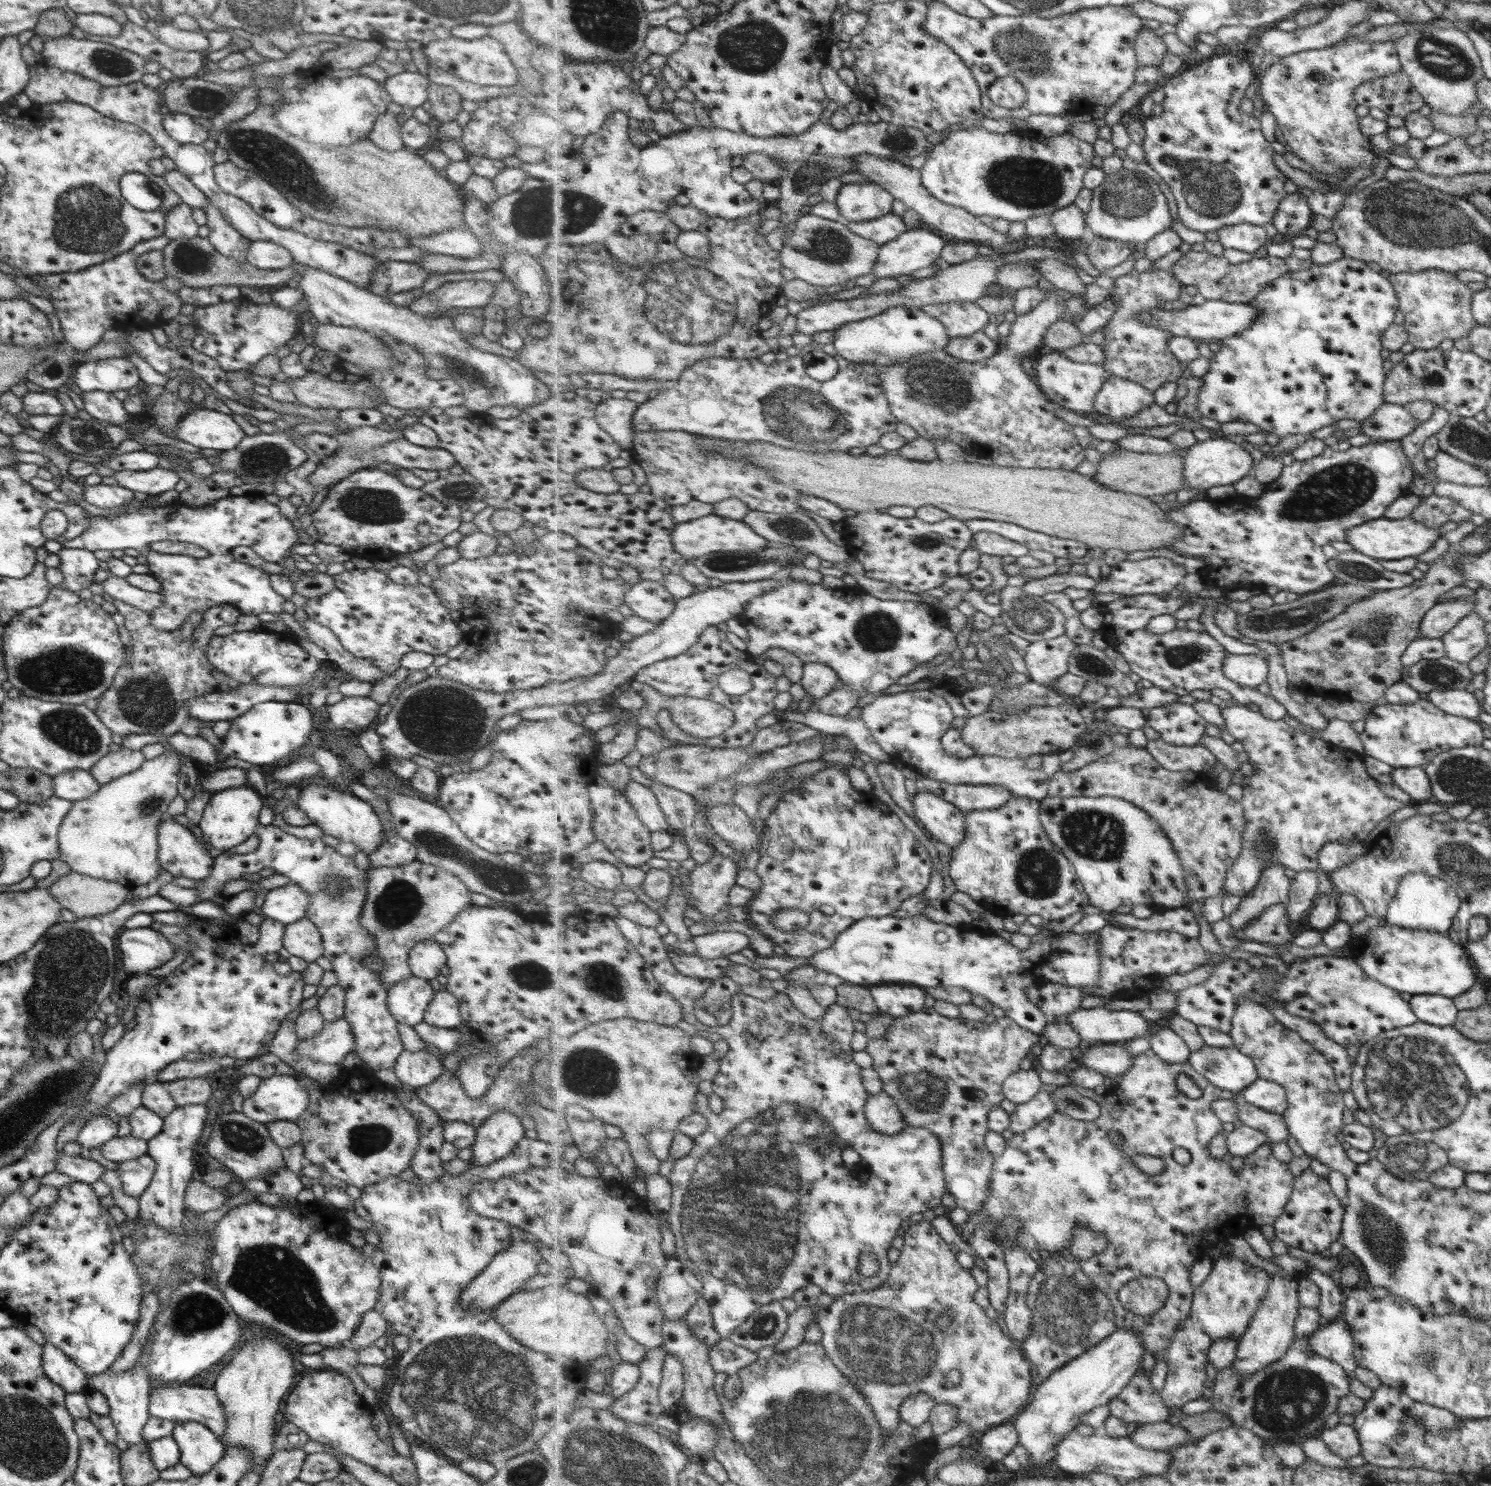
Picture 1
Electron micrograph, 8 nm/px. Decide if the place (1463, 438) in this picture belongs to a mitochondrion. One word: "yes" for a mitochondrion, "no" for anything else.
yes

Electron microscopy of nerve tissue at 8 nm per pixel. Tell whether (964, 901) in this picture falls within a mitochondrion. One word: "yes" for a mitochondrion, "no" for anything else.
no

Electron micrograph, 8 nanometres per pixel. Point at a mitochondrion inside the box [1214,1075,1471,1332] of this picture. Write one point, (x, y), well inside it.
(1383, 1245)

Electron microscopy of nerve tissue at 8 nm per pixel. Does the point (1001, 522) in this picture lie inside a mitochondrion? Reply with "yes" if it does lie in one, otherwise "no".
no

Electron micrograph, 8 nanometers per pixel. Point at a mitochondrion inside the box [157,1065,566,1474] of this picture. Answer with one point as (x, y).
(464, 1392)

